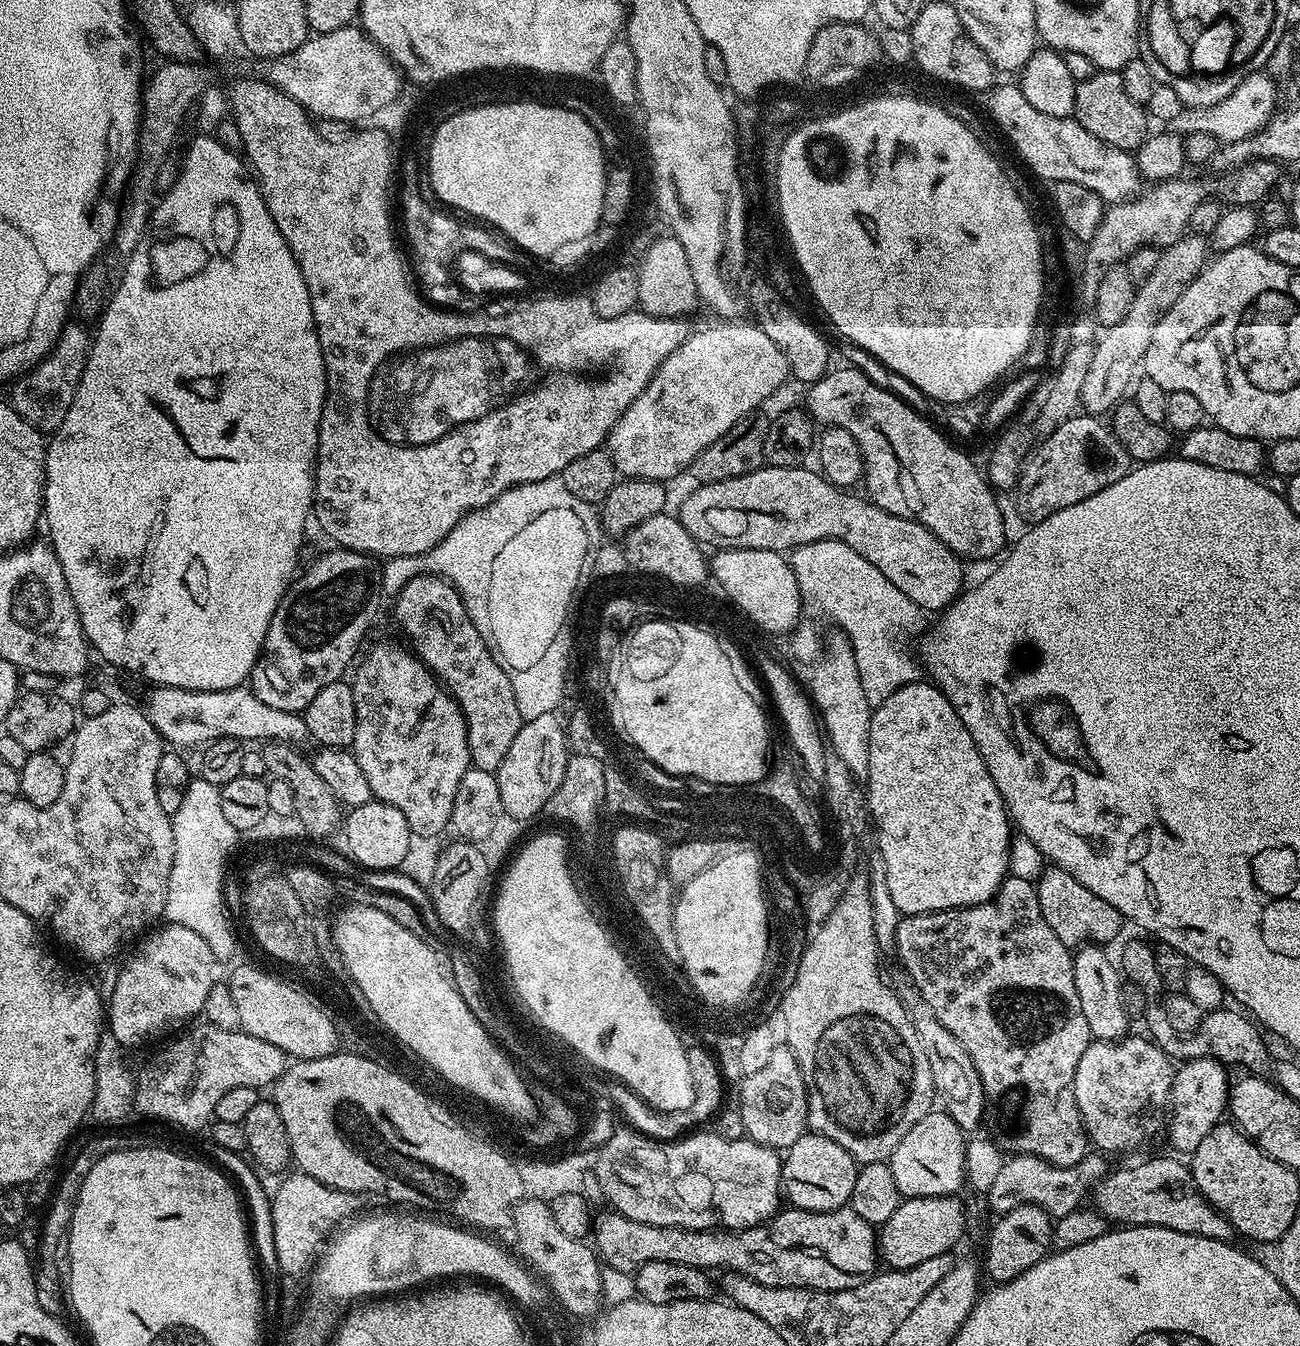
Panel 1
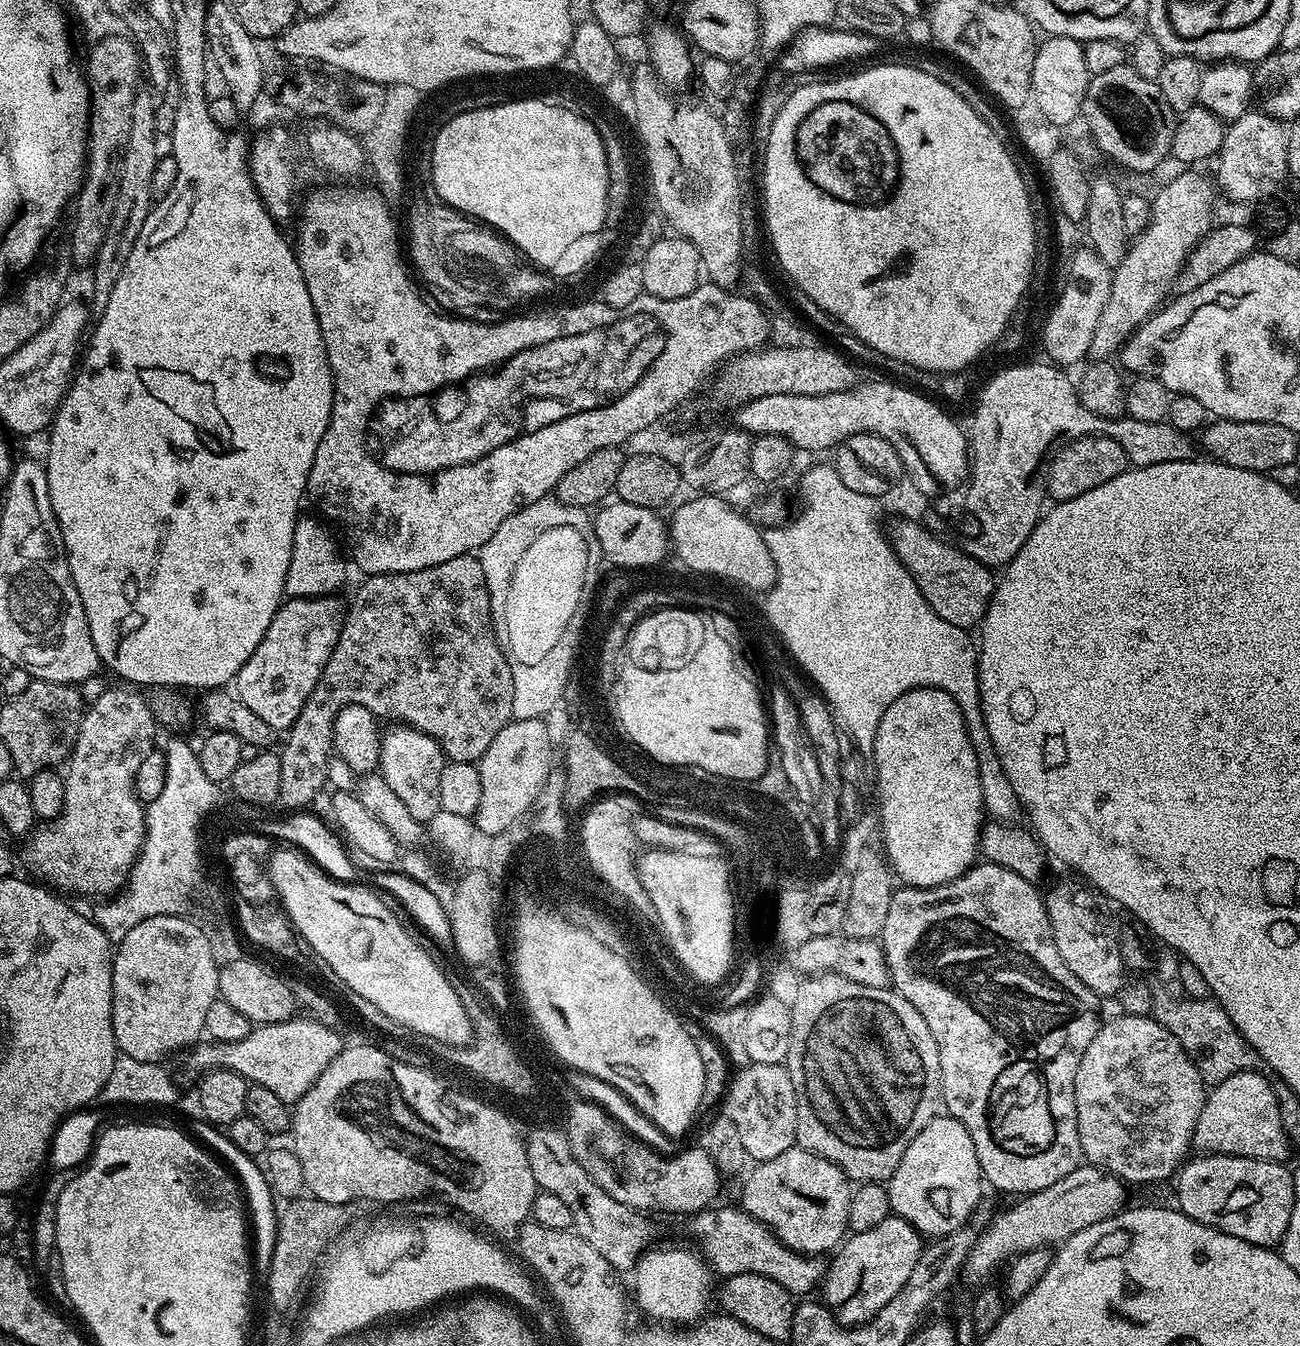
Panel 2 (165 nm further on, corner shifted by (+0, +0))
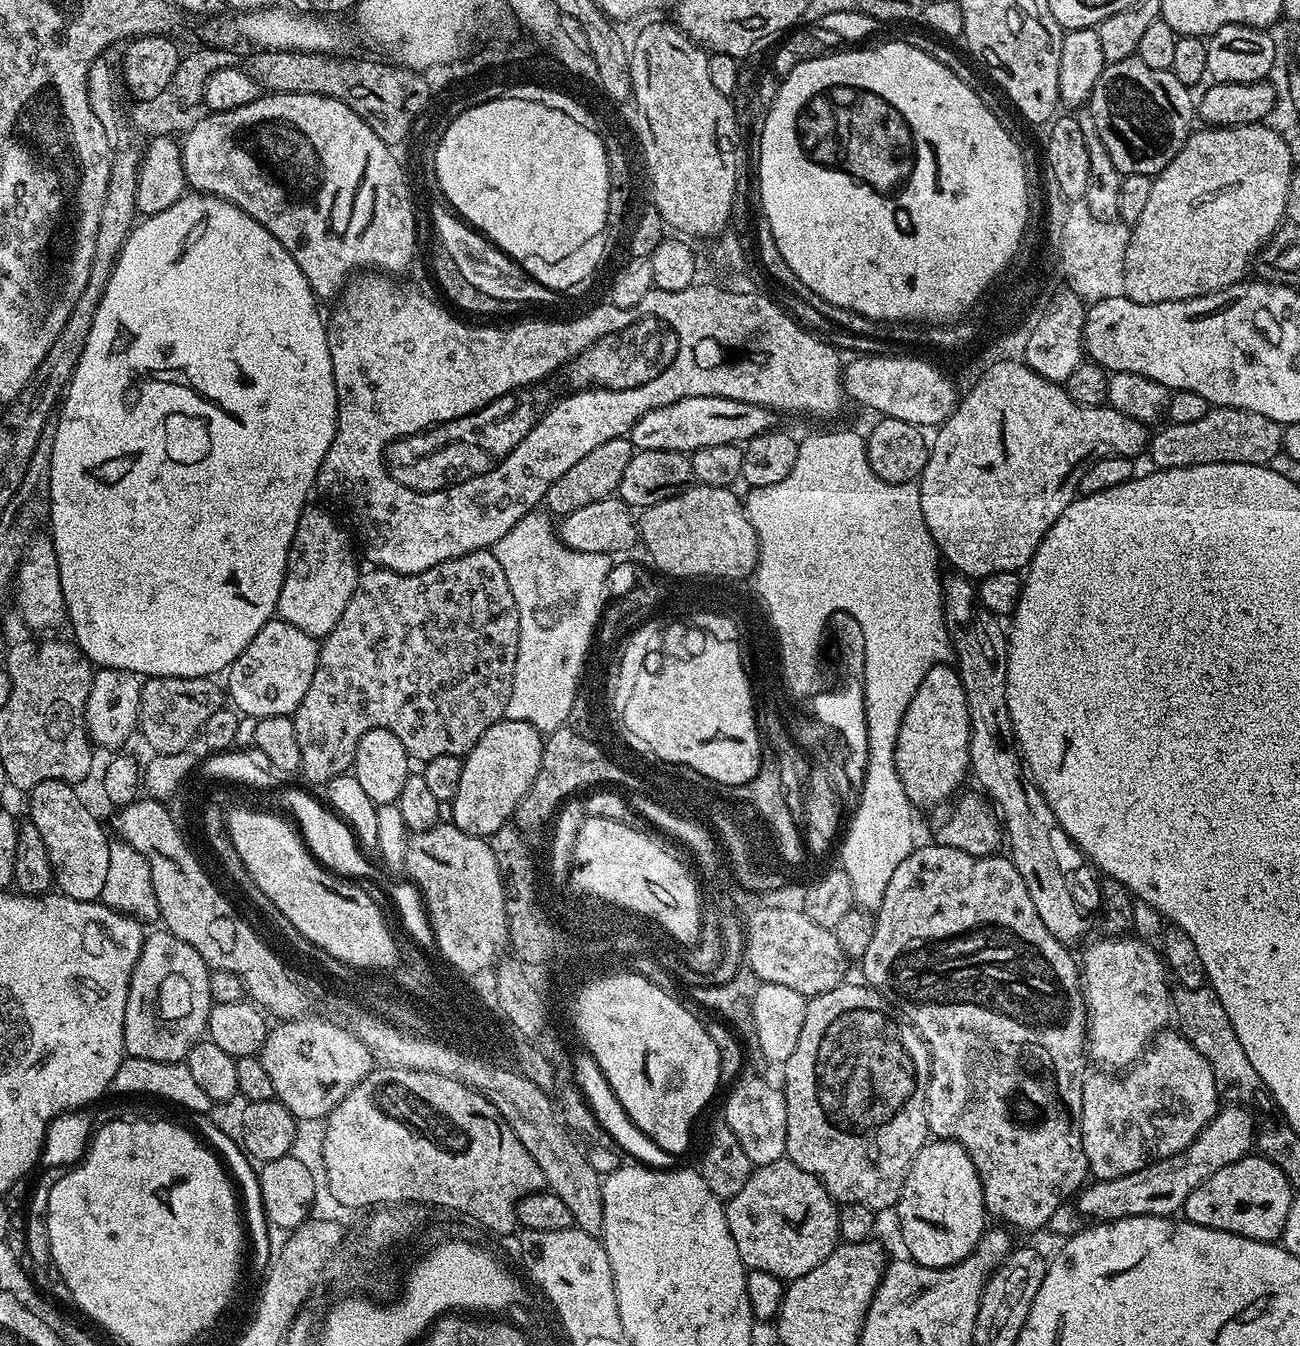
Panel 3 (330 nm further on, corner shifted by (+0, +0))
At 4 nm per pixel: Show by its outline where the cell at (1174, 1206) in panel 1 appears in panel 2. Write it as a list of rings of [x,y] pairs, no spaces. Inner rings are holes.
[[[1078,1166],[1066,1174],[1066,1178],[1058,1178],[1054,1186],[1046,1186],[1046,1190],[1031,1192],[1029,1196],[1017,1199],[1012,1202],[1016,1204],[1010,1205],[1005,1212],[998,1213],[985,1226],[984,1232],[982,1228],[977,1235],[964,1263],[963,1279],[968,1279],[975,1286],[983,1285],[991,1281],[988,1279],[996,1271],[999,1273],[1014,1257],[1026,1254],[1026,1250],[1059,1246],[1078,1234],[1078,1230],[1116,1216],[1129,1203],[1127,1190],[1129,1191],[1125,1181],[1111,1176],[1101,1168]]]

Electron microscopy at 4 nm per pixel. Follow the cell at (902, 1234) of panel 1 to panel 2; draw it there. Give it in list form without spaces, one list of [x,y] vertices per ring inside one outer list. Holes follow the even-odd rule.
[[[895,1214],[870,1230],[851,1233],[835,1249],[836,1261],[827,1265],[822,1281],[823,1303],[840,1324],[865,1324],[886,1306],[886,1302],[890,1302],[890,1298],[894,1298],[894,1294],[898,1294],[898,1290],[902,1290],[902,1286],[906,1286],[906,1278],[910,1278],[914,1266],[918,1266],[925,1247],[925,1237],[917,1228]]]

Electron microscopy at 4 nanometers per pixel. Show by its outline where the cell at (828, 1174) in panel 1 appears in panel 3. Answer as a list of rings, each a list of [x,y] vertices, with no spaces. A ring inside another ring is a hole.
[[[787,1158],[753,1167],[746,1186],[727,1200],[724,1213],[745,1268],[774,1274],[785,1282],[810,1274],[814,1266],[822,1266],[840,1240],[836,1201],[818,1177],[806,1174]]]

